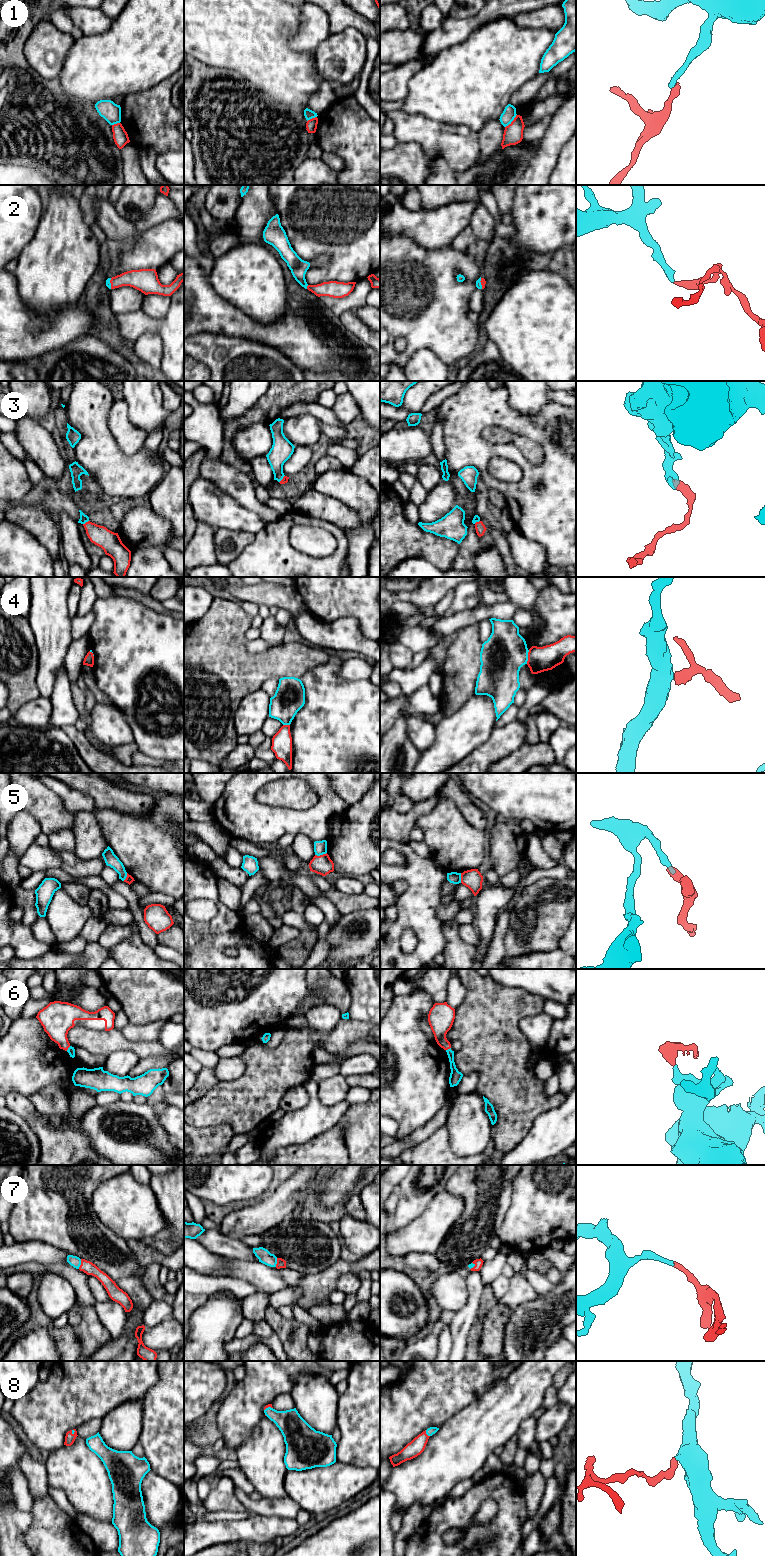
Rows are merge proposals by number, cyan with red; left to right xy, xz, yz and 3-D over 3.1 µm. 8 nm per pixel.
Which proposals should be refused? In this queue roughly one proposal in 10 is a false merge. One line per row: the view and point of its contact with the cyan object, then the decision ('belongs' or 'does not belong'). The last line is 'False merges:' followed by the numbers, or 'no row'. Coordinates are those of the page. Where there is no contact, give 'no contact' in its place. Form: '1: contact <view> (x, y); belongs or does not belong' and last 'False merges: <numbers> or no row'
1: contact yz (511, 121); does not belong
2: contact xz (306, 287); belongs
3: contact xy (85, 522); belongs
4: contact yz (527, 657); does not belong
5: contact xz (320, 854); does not belong
6: contact xy (68, 1048); belongs
7: contact xy (80, 1264); belongs
8: contact yz (426, 1433); belongs
False merges: 1, 4, 5

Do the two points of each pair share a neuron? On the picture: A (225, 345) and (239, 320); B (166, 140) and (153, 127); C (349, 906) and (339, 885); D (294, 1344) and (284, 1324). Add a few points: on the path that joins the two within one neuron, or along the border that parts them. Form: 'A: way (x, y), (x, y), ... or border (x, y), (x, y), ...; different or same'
A: border (208, 332), (240, 336), (254, 341); different
B: way (163, 137), (156, 130); same
C: border (332, 887), (347, 894), (362, 893); different
D: way (292, 1339), (286, 1329); same

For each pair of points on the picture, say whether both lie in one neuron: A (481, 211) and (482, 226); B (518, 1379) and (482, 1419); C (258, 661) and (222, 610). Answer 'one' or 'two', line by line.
A: one
B: one
C: one

